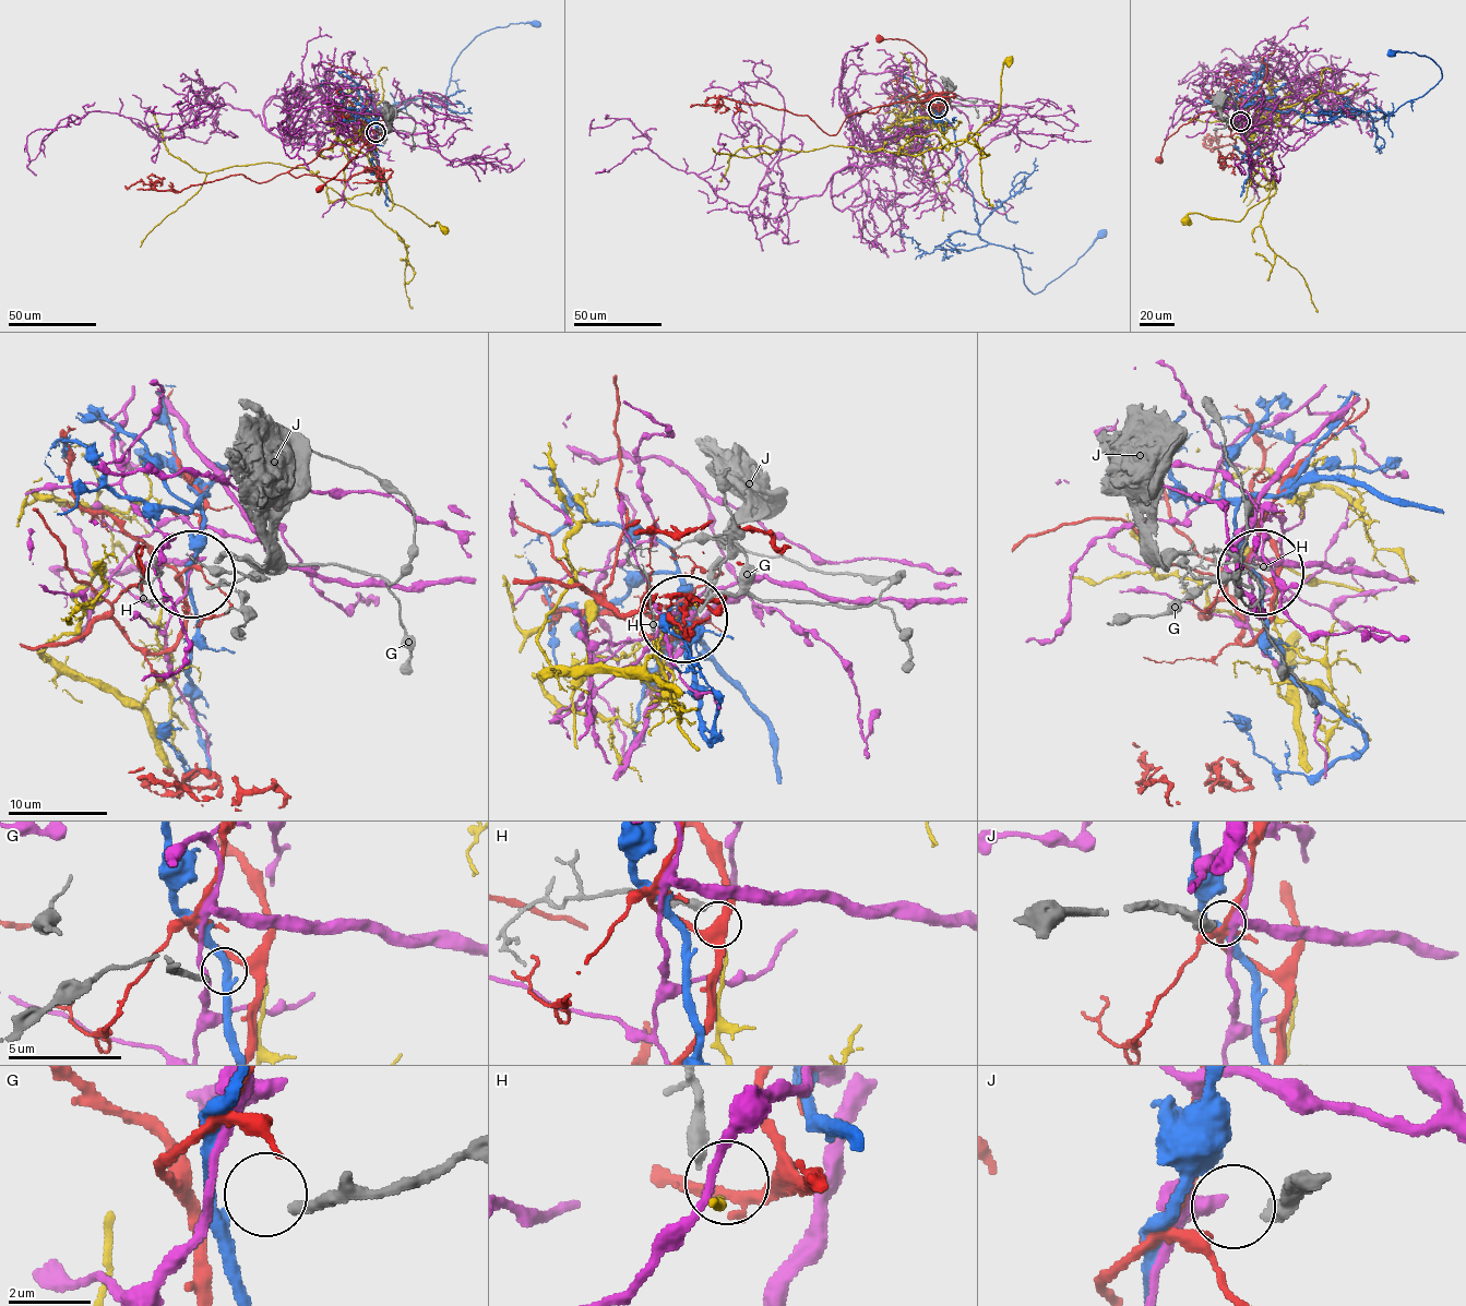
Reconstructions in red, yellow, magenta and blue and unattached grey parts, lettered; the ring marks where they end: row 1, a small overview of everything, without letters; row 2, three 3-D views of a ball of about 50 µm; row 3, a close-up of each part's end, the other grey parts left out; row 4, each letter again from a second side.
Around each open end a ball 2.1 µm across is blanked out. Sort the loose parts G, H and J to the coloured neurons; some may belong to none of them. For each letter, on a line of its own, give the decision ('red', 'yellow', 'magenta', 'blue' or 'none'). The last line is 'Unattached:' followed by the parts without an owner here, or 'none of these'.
G: none
H: yellow
J: magenta
Unattached: G

